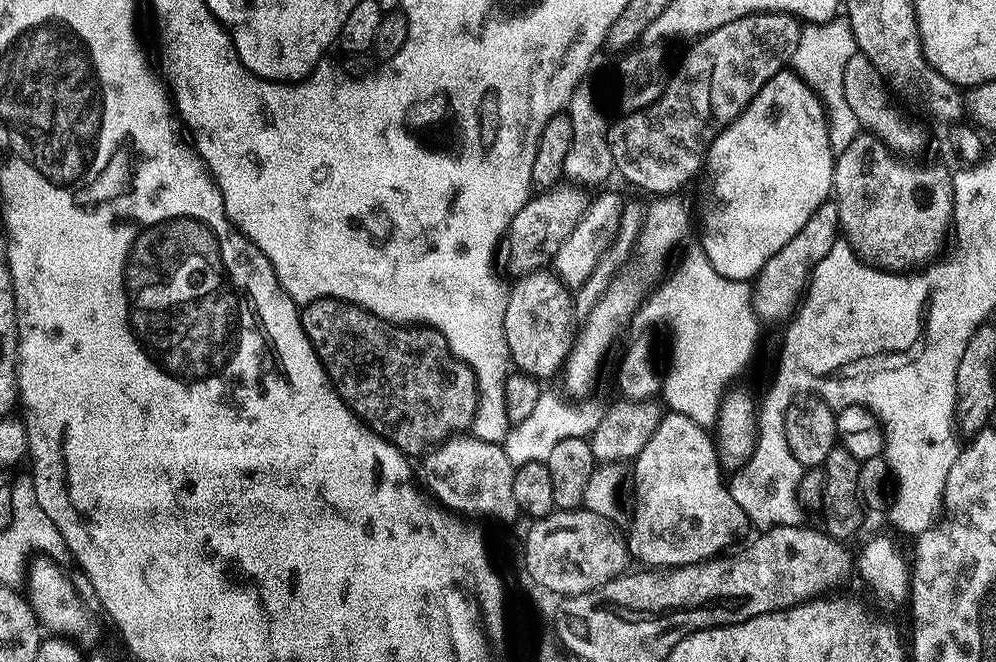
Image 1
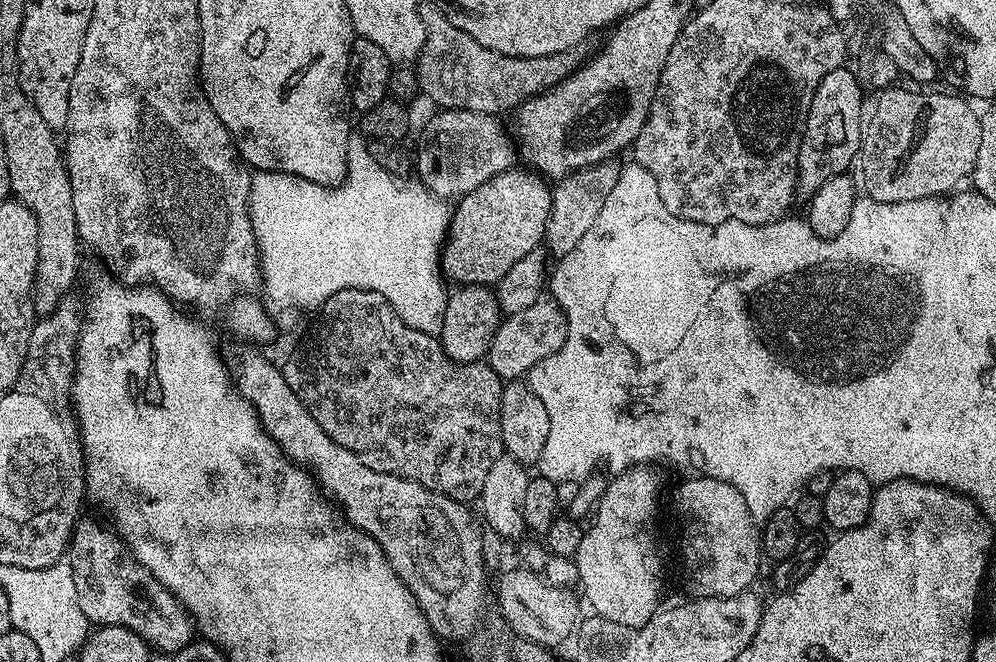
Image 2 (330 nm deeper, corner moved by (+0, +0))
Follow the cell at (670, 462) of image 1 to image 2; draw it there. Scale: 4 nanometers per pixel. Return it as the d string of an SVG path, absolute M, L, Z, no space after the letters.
M648 466L638 468L628 468L625 472L613 475L609 479L606 486L606 494L602 494L599 504L596 505L594 515L591 517L590 523L584 528L584 536L580 539L580 545L576 551L574 562L578 566L578 574L580 575L579 587L584 587L584 596L588 599L588 604L592 607L591 611L602 618L610 618L610 622L618 622L622 626L630 626L631 628L641 628L646 622L650 622L650 618L655 616L660 604L660 552L656 549L656 511L660 508L660 480L652 473L653 469Z

